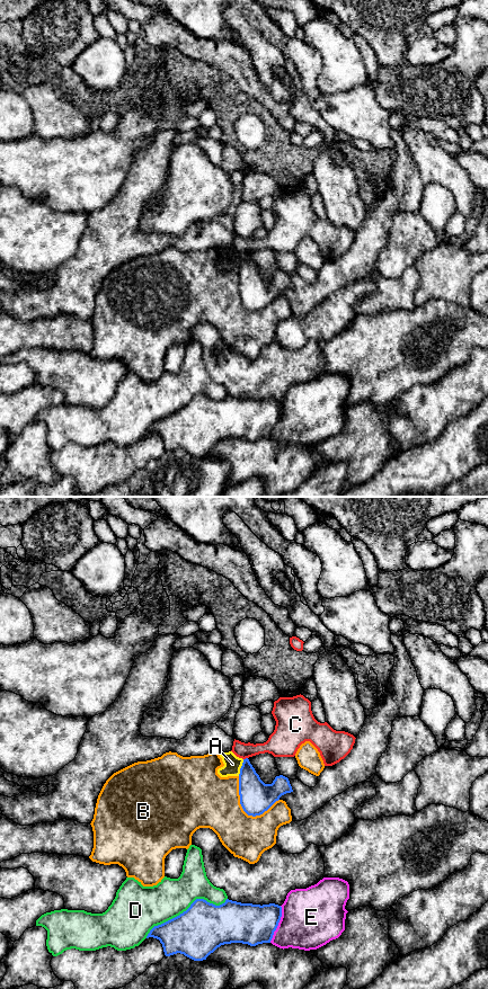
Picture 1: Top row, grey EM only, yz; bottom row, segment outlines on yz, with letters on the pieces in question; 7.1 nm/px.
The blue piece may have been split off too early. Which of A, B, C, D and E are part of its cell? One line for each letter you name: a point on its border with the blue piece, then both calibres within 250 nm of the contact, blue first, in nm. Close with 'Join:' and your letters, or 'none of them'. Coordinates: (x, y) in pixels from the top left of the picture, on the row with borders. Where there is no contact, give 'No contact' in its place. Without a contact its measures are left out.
Join: none of them

